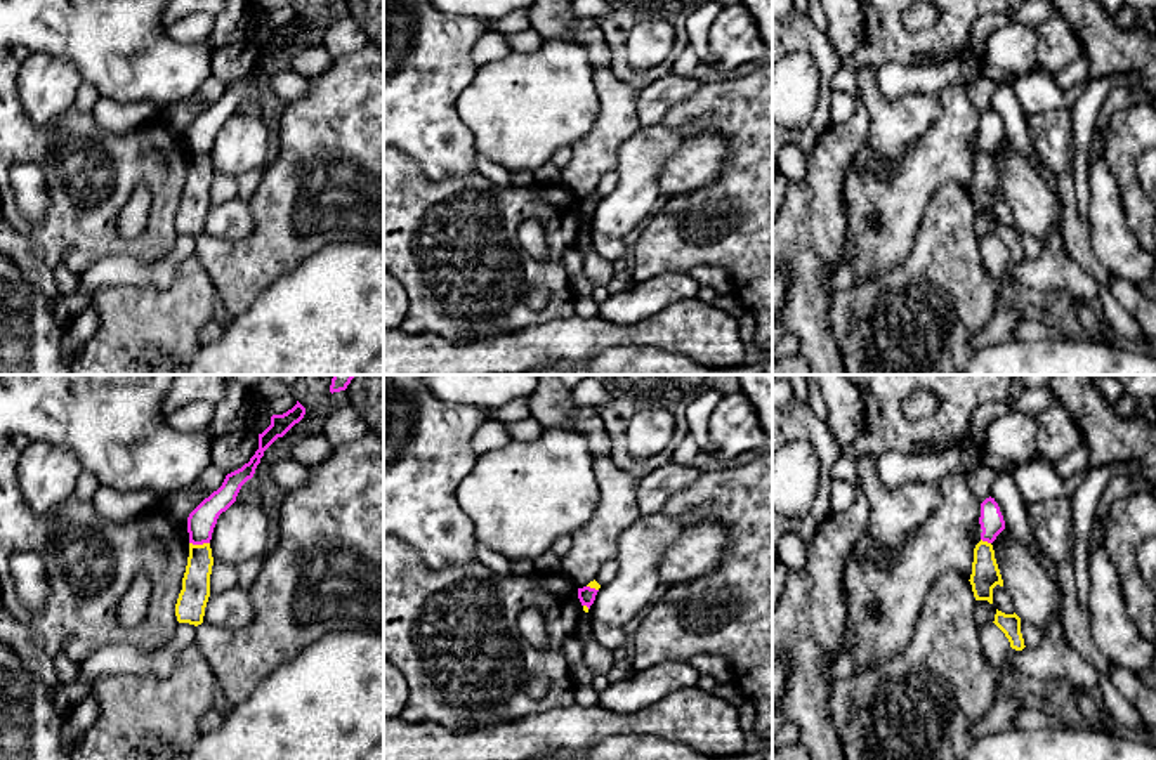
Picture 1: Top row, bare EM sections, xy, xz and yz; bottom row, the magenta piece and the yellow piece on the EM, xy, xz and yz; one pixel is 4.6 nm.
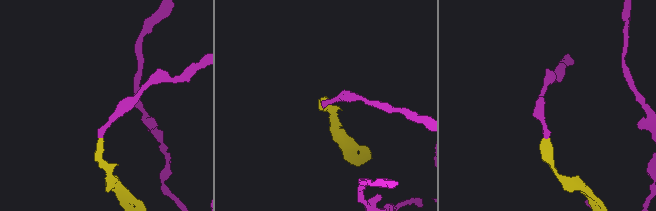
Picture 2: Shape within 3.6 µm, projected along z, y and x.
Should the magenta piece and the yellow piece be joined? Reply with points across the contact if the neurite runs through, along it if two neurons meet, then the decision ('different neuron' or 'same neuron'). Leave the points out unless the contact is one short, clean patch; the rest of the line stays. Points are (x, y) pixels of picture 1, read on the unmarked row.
border along xy (190, 153), (209, 155); different neuron

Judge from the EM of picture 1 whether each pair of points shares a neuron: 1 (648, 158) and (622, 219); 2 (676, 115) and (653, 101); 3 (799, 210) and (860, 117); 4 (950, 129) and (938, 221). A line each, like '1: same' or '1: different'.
1: same
2: different
3: same
4: different

